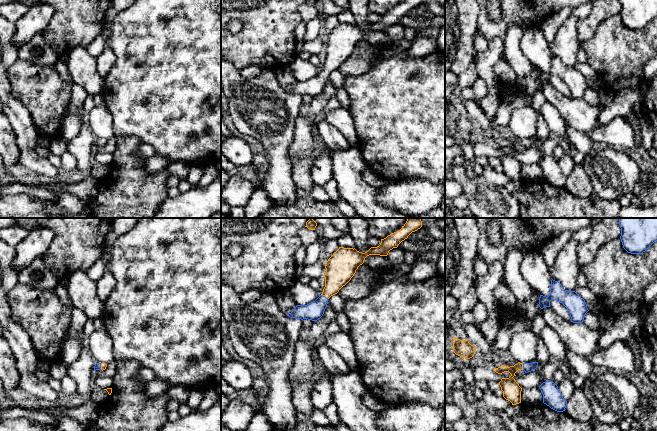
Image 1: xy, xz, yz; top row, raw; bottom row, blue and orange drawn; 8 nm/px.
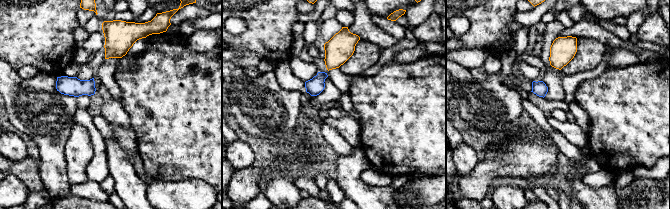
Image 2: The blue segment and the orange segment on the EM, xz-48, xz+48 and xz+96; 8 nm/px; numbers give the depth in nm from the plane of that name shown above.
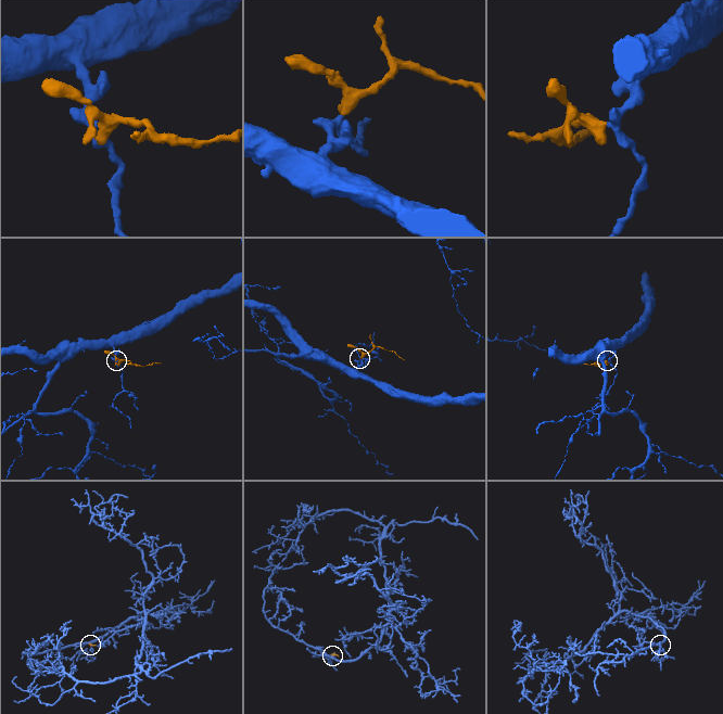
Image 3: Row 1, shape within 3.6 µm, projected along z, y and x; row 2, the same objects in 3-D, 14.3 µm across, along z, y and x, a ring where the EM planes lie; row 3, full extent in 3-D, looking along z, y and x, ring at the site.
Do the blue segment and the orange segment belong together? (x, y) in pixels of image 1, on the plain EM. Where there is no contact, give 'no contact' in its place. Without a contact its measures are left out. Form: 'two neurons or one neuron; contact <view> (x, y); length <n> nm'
one neuron; contact xz (324, 72); length 70 nm

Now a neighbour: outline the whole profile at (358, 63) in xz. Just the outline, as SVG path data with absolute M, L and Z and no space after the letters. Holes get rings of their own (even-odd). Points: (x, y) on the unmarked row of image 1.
M370 46L367 50L354 50L351 56L343 62L338 70L344 75L359 76L369 68L369 63L377 55L377 47Z

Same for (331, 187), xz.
M335 179L329 180L323 188L325 189L326 193L329 196L329 201L336 203L336 201L341 198L339 191L338 191L338 184Z

